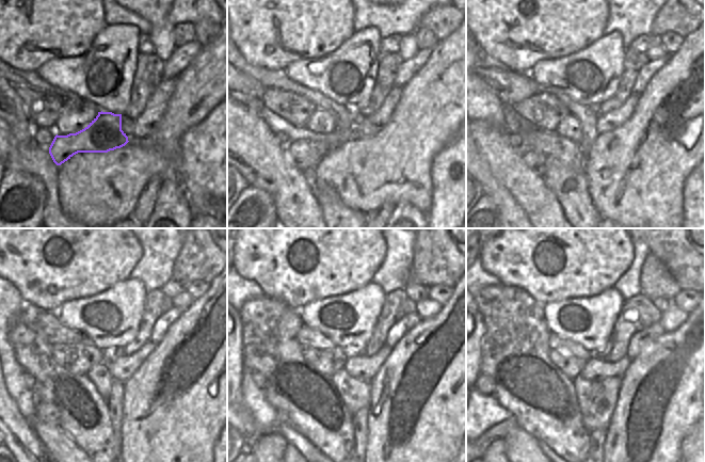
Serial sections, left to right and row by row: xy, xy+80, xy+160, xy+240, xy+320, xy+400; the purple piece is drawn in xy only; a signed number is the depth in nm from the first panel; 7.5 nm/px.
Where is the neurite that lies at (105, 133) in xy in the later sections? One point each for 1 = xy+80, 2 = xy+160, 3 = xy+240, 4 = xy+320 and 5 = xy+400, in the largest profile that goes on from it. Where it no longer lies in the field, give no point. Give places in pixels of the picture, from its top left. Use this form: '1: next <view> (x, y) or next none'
1: next xy+80 (305, 155)
2: next xy+160 (530, 158)
3: next xy+240 (45, 411)
4: next xy+320 (282, 417)
5: next xy+400 (498, 431)

